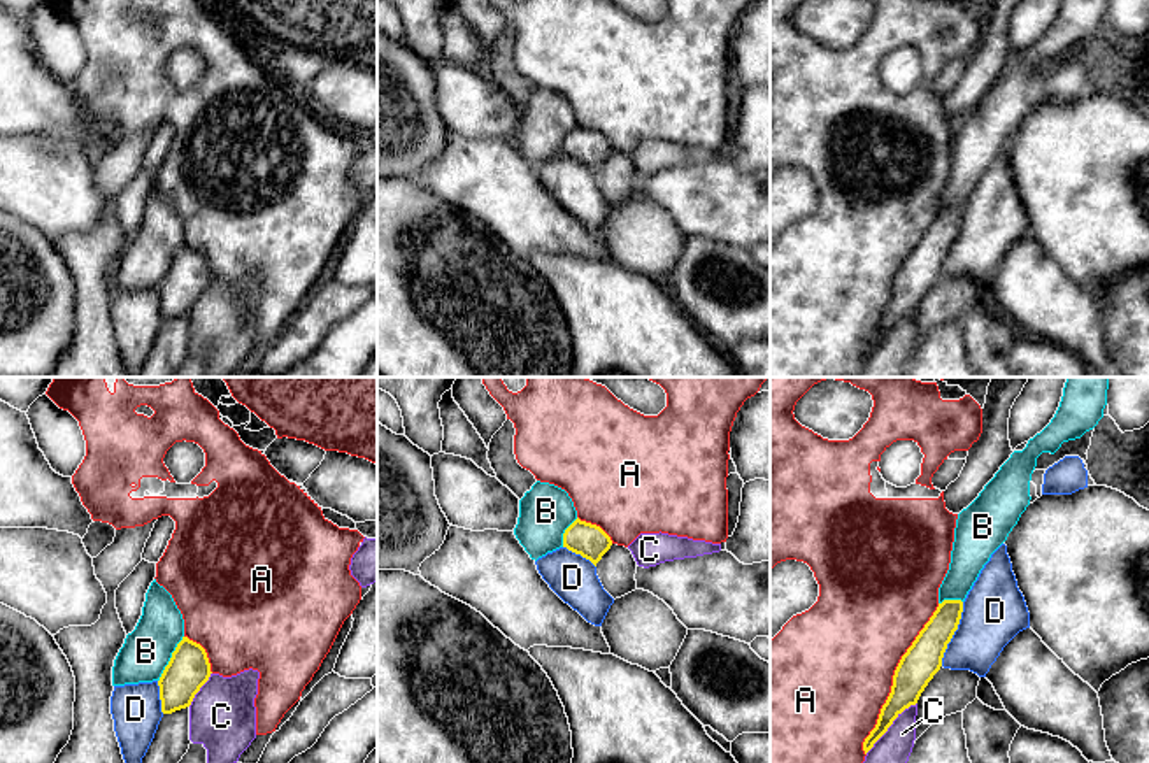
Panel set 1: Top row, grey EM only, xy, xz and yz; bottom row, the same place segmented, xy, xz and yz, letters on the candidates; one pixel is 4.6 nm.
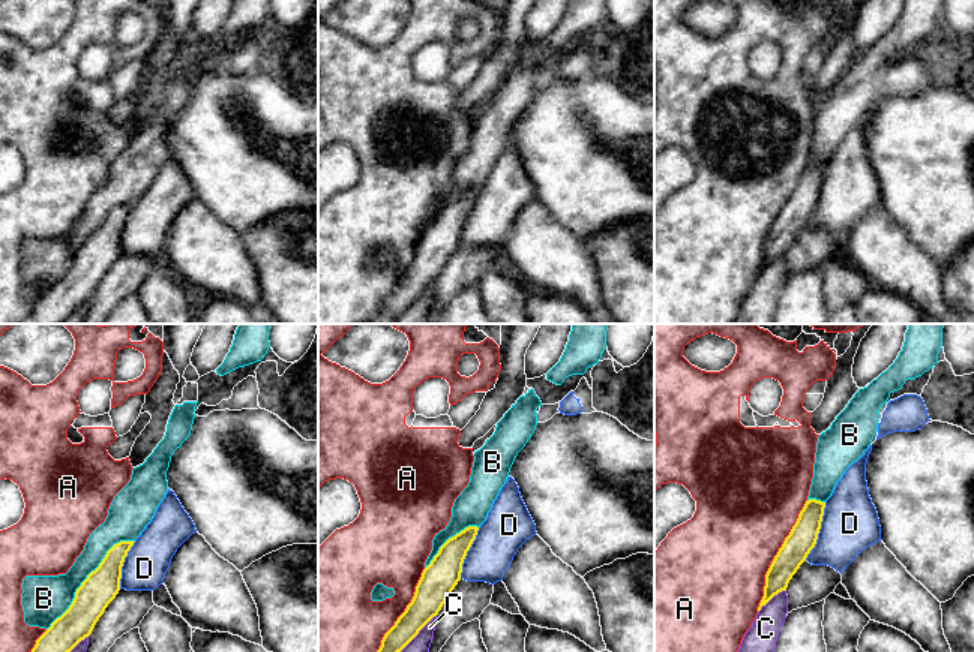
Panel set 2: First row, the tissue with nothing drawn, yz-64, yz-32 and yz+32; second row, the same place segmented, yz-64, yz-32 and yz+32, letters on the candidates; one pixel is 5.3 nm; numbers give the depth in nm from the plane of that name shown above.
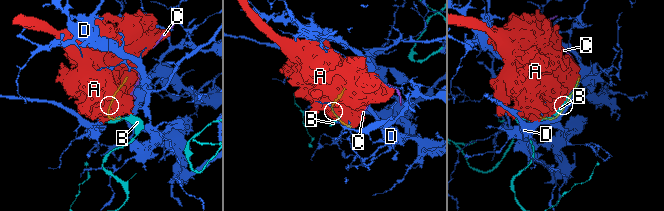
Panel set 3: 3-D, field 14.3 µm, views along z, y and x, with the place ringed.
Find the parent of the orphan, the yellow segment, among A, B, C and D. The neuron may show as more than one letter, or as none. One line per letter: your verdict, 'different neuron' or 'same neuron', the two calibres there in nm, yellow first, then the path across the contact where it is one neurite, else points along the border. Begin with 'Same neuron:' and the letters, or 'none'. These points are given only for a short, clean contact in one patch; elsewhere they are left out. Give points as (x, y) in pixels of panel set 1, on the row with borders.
Same neuron: B, C
A: different neuron; calibres 170 and 500 nm
B: same neuron; calibres 190 and 220 nm
C: same neuron; calibres 160 and 160 nm
D: different neuron; calibres 170 and 280 nm

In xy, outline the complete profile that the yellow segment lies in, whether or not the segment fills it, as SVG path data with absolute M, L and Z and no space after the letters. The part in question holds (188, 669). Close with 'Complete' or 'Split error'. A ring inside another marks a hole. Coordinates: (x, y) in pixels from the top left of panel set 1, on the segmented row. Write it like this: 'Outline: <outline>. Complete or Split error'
Outline: M156 579L146 593L135 630L126 635L112 667L112 686L156 681L163 714L189 709L189 740L207 749L207 763L237 763L256 738L258 679L260 672L253 668L232 677L212 674L205 649L184 635L182 614Z. Split error

